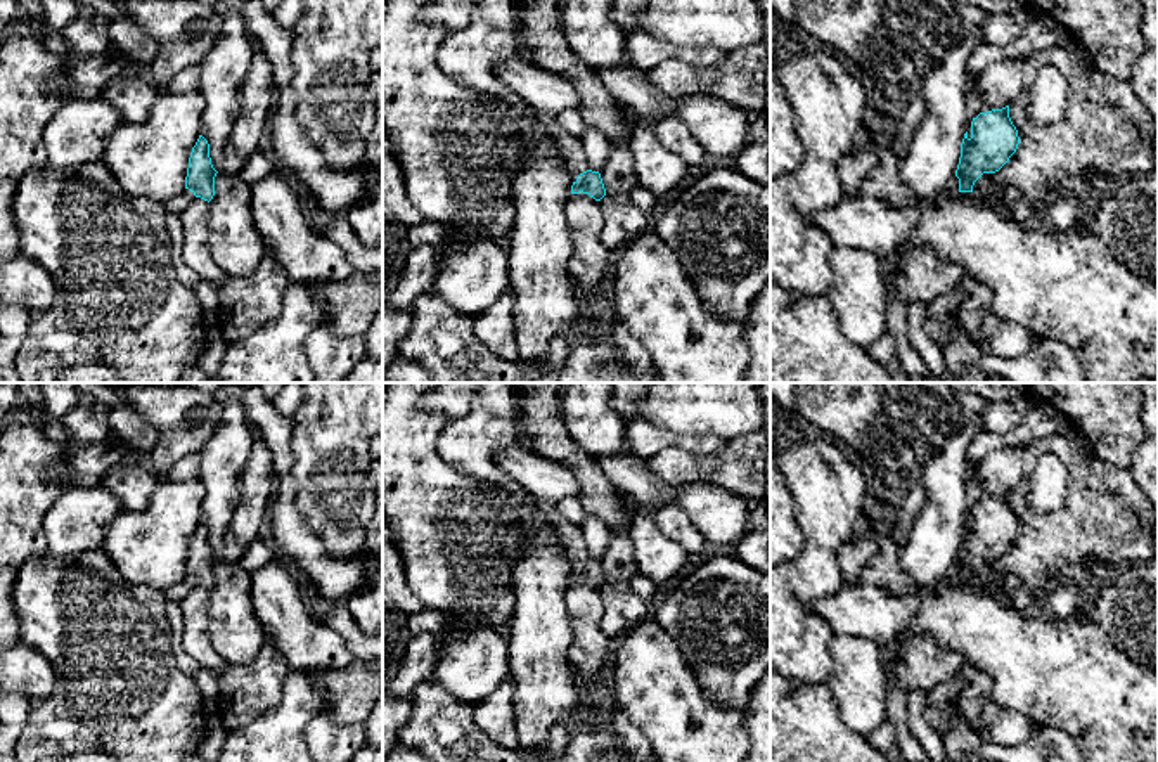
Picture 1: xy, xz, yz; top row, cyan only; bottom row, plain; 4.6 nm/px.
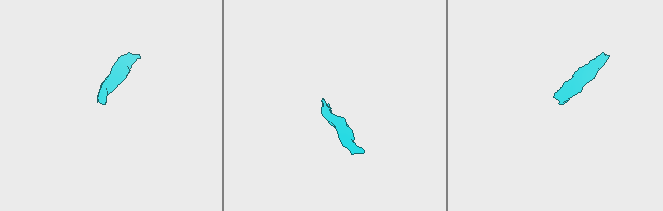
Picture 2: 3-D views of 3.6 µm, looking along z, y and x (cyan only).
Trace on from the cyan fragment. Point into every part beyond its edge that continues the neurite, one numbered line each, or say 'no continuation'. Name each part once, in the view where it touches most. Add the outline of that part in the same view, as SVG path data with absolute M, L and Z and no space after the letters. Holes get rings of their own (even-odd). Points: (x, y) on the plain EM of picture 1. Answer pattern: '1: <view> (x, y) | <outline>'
1: xz (572, 541) | M537 499L537 506L544 513L545 520L556 528L559 546L569 558L573 570L576 570L576 565L589 558L587 542L580 526L564 520L550 502Z

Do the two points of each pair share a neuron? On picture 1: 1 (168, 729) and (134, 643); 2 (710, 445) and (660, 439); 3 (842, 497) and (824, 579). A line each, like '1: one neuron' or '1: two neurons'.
1: one neuron
2: one neuron
3: one neuron

